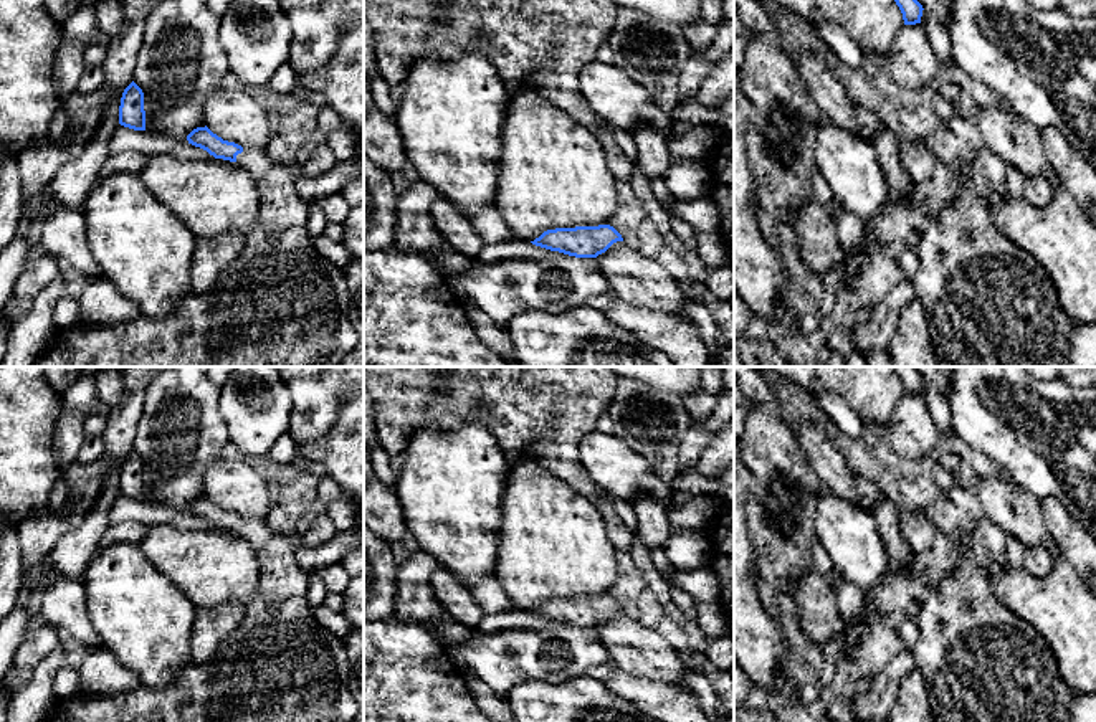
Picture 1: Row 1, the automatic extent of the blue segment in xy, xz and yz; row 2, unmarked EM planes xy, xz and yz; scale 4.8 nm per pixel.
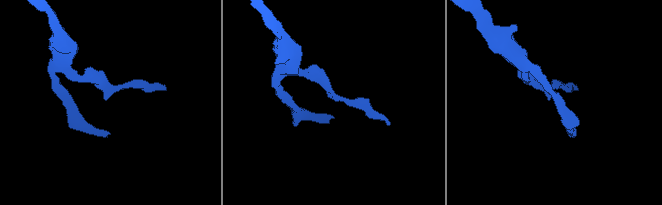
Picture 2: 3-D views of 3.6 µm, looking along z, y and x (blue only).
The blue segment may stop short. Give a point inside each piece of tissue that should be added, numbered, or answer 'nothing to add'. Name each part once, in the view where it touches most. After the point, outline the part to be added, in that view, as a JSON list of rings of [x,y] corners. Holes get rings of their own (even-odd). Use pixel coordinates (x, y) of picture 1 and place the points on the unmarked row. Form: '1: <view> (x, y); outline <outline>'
1: xy (278, 664); outline [[[243,517],[236,534],[256,552],[260,585],[241,621],[205,663],[185,666],[165,687],[139,684],[112,696],[78,692],[74,697],[58,699],[43,722],[352,722],[360,709],[349,687],[347,649],[342,638],[316,621],[306,596],[309,572],[298,565],[291,542],[256,517]]]

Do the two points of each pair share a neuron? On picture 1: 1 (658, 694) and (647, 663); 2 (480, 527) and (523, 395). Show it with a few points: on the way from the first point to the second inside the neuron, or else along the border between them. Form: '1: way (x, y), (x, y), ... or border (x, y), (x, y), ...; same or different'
1: border (619, 669), (629, 674), (683, 684); different
2: border (478, 423), (511, 456); different

